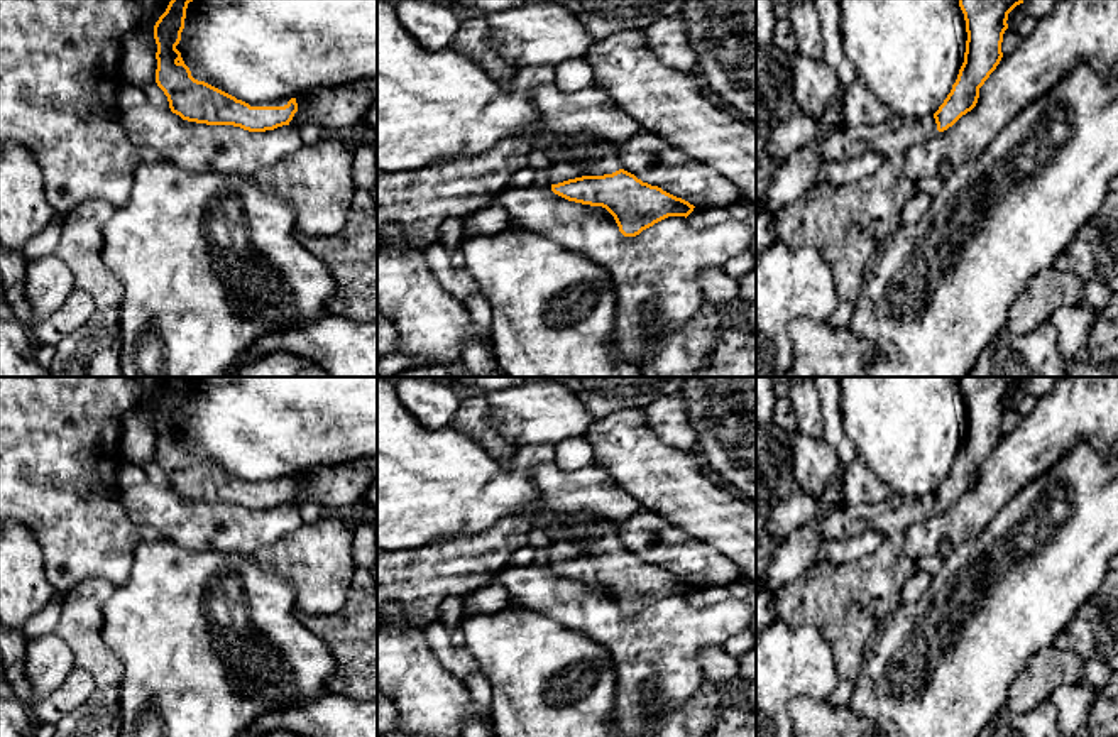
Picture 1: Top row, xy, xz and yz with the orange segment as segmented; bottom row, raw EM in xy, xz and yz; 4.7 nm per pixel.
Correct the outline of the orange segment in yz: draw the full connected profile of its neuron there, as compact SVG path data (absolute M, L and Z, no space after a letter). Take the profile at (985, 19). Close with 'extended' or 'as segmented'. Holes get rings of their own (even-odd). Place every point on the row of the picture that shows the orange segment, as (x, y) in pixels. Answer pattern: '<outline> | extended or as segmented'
M959 0L967 32L964 63L939 110L925 117L891 113L878 125L844 125L822 144L820 162L839 162L863 154L880 154L886 159L952 127L976 106L979 88L1000 64L1008 14L1020 3L1023 0Z | extended

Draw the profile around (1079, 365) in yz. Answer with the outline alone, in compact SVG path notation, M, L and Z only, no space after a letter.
M1084 355L1069 358L1067 362L1069 377L1118 377L1118 362L1098 365L1089 362Z

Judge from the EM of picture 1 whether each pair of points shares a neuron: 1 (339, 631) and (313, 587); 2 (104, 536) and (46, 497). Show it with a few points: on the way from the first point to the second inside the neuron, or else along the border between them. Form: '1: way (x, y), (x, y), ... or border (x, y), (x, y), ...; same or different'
1: border (352, 582), (339, 611), (296, 611); different
2: way (90, 528), (60, 497); same

